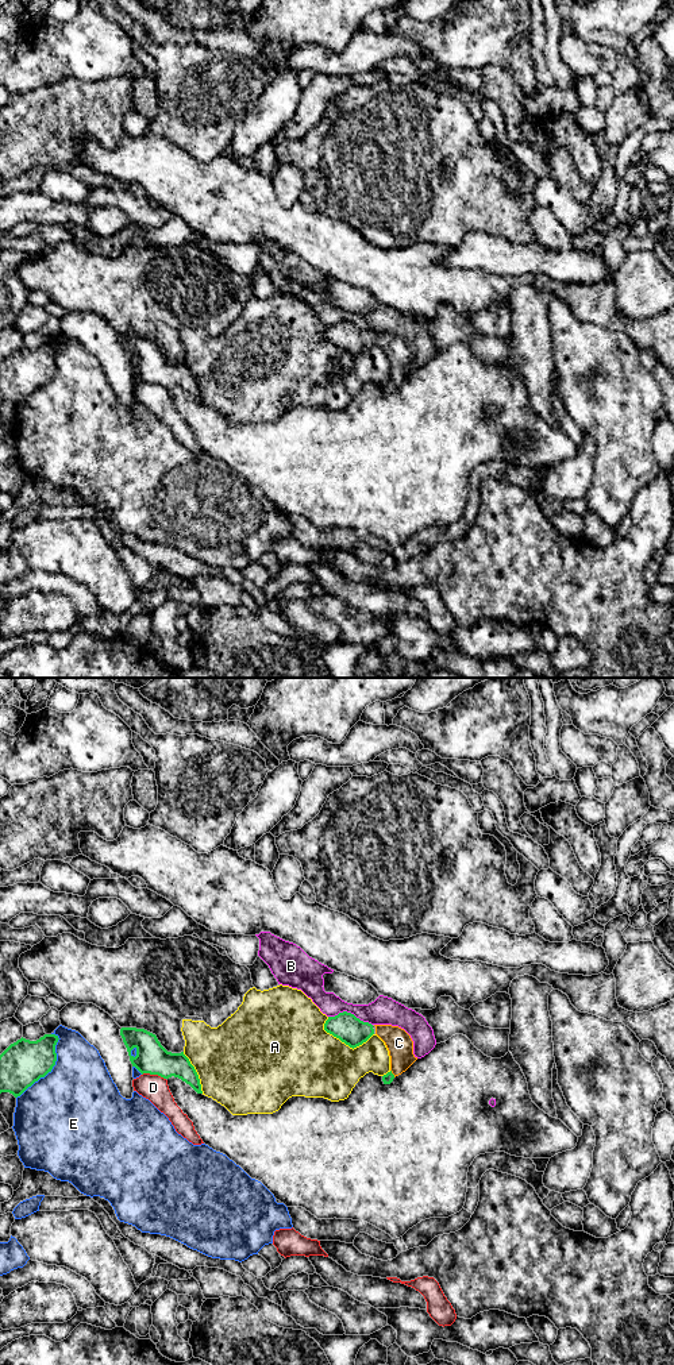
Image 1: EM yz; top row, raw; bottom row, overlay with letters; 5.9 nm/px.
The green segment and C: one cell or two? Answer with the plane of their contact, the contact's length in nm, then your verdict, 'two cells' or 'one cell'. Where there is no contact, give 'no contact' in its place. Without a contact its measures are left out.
yz | 50 nm | one cell

